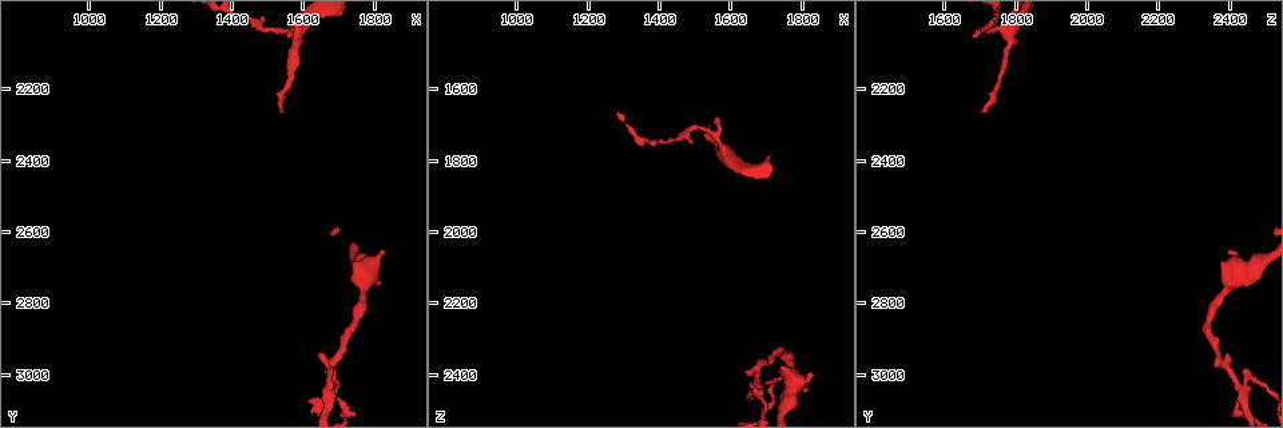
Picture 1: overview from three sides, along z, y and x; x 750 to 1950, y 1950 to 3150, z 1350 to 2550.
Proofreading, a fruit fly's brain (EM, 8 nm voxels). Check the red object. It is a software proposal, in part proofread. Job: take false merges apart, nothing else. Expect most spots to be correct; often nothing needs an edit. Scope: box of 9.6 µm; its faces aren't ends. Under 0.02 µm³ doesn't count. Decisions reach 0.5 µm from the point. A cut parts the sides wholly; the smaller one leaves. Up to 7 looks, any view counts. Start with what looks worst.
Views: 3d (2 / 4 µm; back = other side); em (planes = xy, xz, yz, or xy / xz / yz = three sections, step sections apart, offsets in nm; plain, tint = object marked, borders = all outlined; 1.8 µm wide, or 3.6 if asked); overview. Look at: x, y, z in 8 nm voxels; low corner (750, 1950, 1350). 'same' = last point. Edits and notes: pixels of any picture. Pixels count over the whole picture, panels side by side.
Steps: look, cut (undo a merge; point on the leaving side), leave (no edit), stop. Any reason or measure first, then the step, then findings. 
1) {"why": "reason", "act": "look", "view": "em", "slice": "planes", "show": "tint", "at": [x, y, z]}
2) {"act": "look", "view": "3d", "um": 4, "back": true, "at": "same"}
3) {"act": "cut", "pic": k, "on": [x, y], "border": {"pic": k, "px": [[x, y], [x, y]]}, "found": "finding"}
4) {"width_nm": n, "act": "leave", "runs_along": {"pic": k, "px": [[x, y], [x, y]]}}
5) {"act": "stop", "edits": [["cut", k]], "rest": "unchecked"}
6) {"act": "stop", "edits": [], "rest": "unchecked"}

{"why": "four arms meet", "act": "look", "view": "3d", "um": 2, "at": [1670, 3020, 2420]}

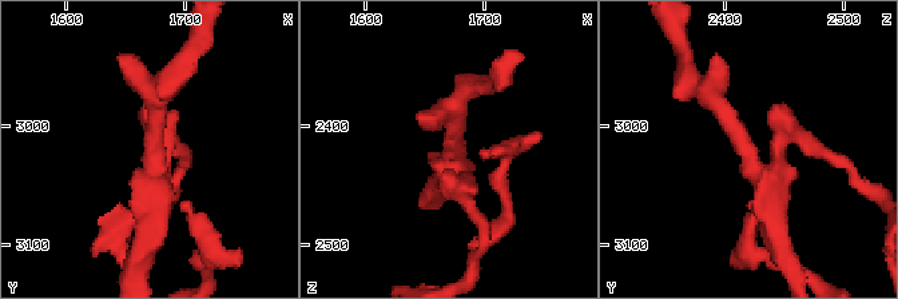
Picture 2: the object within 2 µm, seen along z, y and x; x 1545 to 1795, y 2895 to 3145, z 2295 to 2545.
{"arms": 4, "why": "now the EM", "act": "look", "view": "em", "slice": "planes", "show": "plain", "at": [1678, 3026, 2428]}

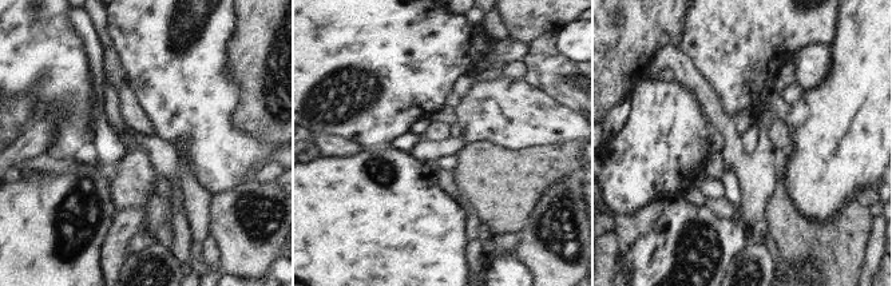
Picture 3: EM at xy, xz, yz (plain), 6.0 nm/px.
{"act": "look", "view": "em", "slice": "planes", "show": "tint", "at": "same"}

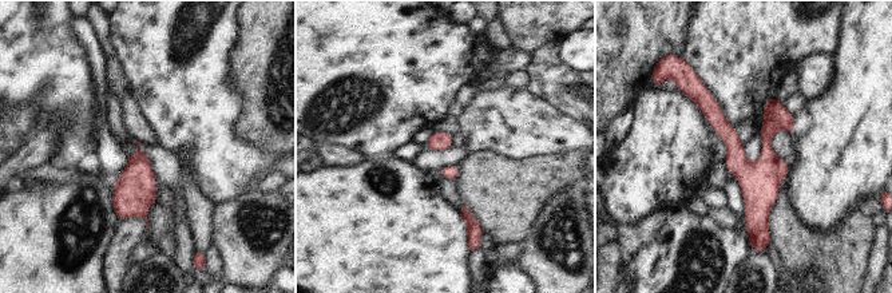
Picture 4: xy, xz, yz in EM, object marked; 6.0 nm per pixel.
{"width_nm": 120, "act": "cut", "pic": 4, "on": [773, 109], "border": {"pic": 4, "px": [[764, 121], [774, 119], [781, 127]]}, "found": "two neurons meet here"}

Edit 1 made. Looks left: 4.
{"why": "arms part here", "act": "look", "view": "3d", "um": 4, "back": true, "at": [1580, 2040, 1790]}

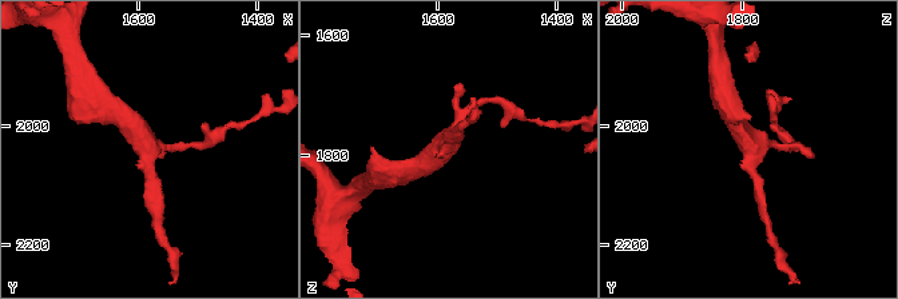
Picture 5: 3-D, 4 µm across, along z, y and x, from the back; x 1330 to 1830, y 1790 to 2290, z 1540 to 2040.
{"act": "look", "view": "em", "slice": "planes", "show": "plain", "at": [1585, 2030, 1785]}

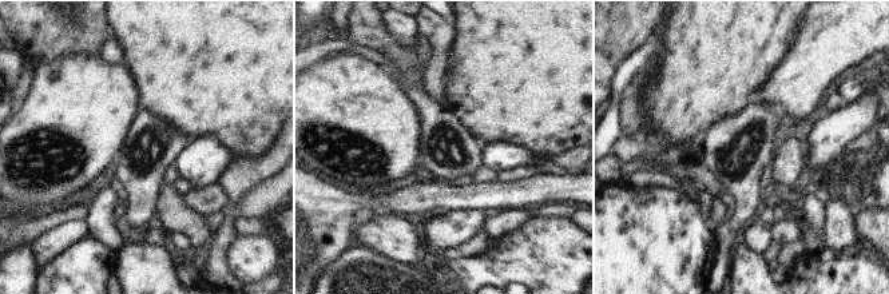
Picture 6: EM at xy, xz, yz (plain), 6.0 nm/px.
{"act": "look", "view": "em", "slice": "planes", "show": "tint", "at": "same"}

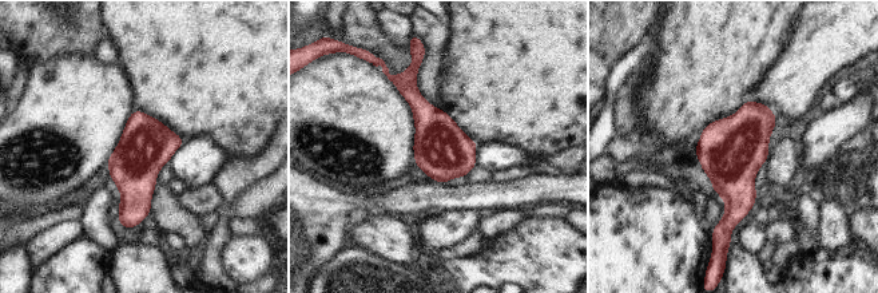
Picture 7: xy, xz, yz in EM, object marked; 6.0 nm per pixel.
{"act": "leave", "found": "all the same neuron"}

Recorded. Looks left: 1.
{"why": "sudden change in width", "act": "look", "view": "em", "slice": "planes", "show": "tint", "at": [1790, 2720, 2430]}

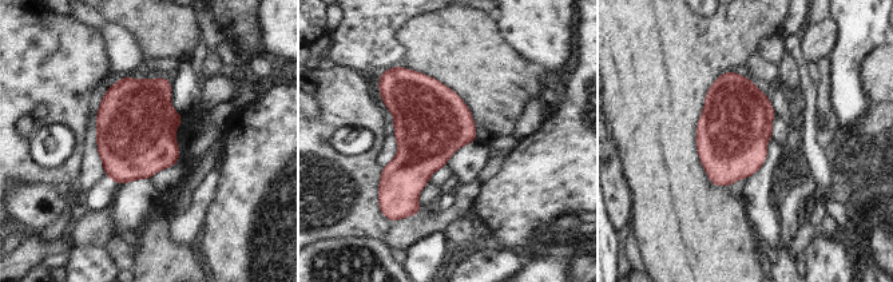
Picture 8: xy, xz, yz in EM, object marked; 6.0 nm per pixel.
{"width_nm": 440, "act": "leave", "found": "one neuron here"}

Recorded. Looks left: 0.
{"act": "stop", "edits": [["cut", 4]], "rest": "unchecked"}

